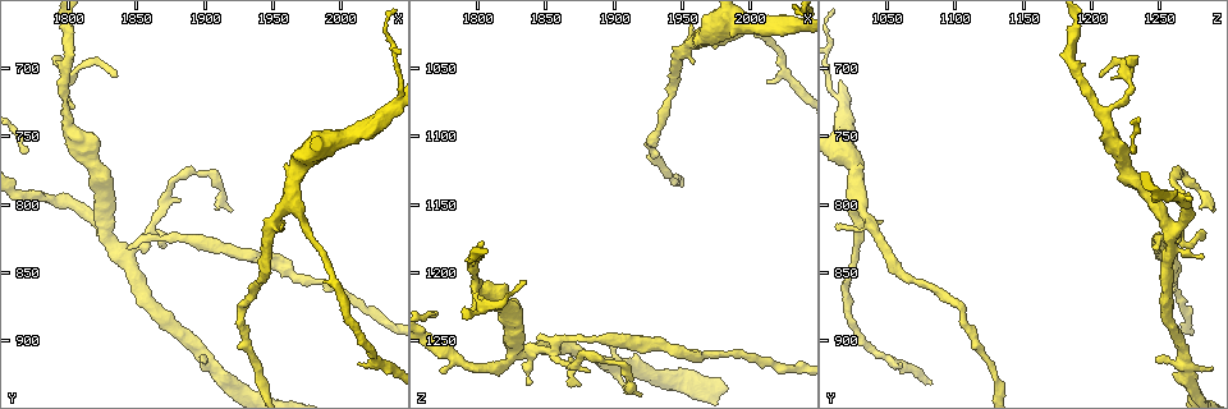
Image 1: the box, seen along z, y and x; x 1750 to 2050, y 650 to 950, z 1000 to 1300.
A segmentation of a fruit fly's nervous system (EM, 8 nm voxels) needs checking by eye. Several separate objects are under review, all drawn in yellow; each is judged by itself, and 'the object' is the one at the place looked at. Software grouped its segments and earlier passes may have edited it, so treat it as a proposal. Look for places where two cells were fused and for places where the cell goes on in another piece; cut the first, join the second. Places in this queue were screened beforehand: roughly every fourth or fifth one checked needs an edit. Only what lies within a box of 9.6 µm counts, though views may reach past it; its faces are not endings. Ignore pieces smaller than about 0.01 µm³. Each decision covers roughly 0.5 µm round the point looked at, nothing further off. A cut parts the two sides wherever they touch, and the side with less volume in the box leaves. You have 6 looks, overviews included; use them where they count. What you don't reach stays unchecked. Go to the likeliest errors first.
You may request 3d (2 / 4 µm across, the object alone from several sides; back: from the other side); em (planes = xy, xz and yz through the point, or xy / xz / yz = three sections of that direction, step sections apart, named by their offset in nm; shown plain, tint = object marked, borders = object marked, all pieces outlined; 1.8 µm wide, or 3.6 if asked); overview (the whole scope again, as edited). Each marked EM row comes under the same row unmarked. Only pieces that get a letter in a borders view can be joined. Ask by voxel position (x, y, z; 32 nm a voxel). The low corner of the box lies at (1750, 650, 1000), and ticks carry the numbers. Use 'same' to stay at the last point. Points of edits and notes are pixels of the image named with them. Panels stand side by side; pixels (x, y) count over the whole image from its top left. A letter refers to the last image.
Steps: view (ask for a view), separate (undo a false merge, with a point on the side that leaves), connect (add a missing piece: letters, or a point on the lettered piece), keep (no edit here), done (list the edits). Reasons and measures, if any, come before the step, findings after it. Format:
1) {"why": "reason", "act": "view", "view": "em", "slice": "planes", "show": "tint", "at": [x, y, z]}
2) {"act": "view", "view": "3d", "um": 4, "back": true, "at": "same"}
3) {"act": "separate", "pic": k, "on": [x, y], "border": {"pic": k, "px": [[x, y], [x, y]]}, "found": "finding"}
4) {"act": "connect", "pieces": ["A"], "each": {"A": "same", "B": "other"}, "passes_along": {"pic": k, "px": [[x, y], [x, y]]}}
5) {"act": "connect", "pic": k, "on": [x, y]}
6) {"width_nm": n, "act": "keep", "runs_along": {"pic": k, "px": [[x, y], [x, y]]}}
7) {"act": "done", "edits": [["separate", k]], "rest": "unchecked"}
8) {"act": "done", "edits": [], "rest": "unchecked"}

{"why": "a fork", "act": "view", "view": "em", "slice": "yz", "step": 4, "show": "borders", "at": [1858, 820, 1262]}

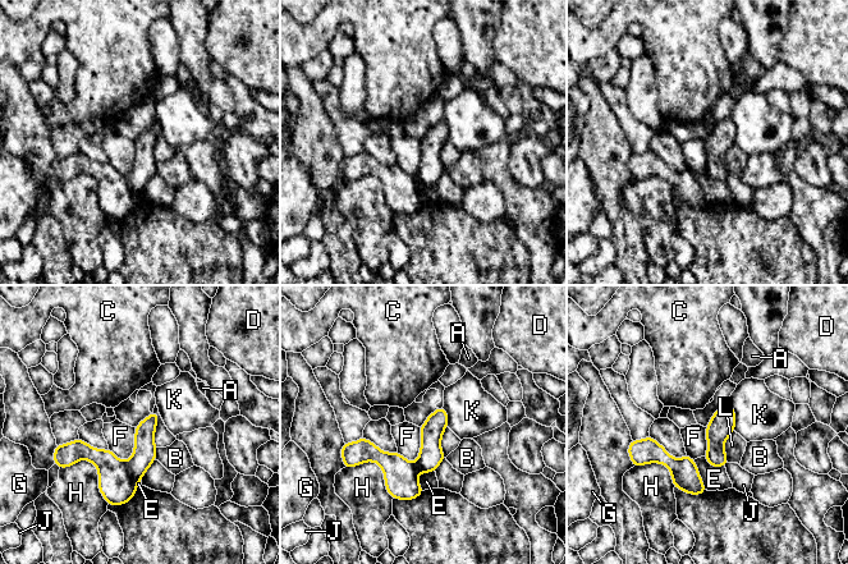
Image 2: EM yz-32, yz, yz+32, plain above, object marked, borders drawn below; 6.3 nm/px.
{"act": "view", "view": "em", "slice": "planes", "show": "borders", "at": "same"}

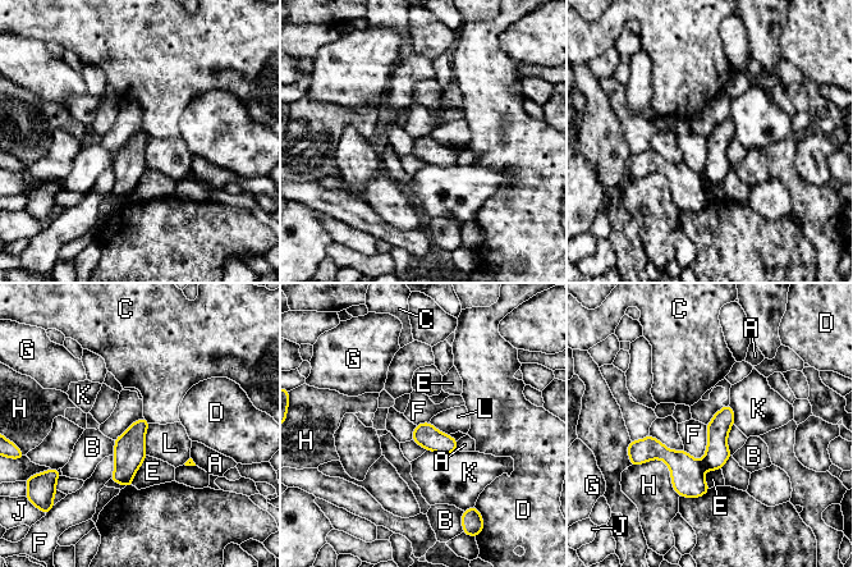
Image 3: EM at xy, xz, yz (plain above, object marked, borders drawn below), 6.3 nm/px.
{"act": "separate", "pic": 3, "on": [687, 475], "each": {"A": "other", "B": "other", "C": "other", "D": "other", "E": "other", "F": "other", "G": "other", "H": "other", "J": "other", "K": "other", "L": "other"}, "border": {"pic": 3, "px": [[698, 461], [704, 470]]}, "found": "a second cell is stuck on"}

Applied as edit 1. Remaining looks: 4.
{"why": "free end", "act": "view", "view": "3d", "um": 2, "back": true, "at": [1772, 796, 1276]}

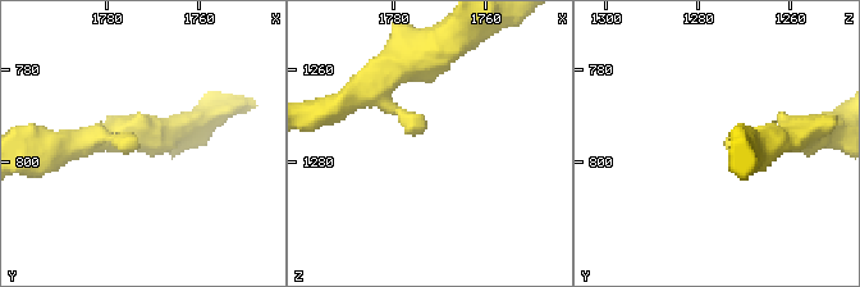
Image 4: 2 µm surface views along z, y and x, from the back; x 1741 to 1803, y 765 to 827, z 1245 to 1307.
{"arm_widths_nm": [200, 280], "act": "view", "view": "em", "slice": "xy", "step": 8, "show": "borders", "at": [1773, 795, 1274]}

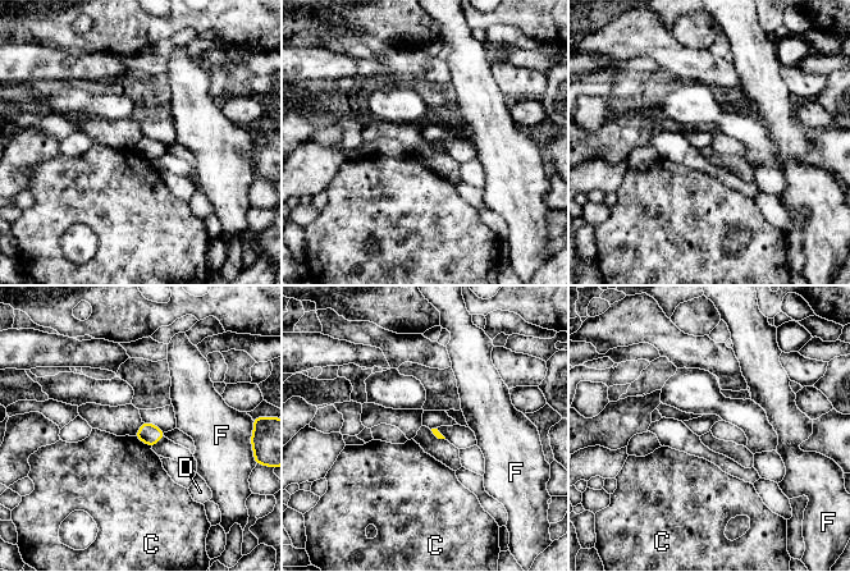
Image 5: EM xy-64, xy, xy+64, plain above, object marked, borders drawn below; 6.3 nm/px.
{"act": "keep", "each": {"C": "other", "D": "other", "F": "other"}, "border": {"pic": 5, "px": [[135, 436], [151, 447]]}, "found": "none of them fits"}

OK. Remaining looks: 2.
{"why": "branch stops here", "act": "view", "view": "3d", "um": 2, "at": [1902, 918, 1248]}

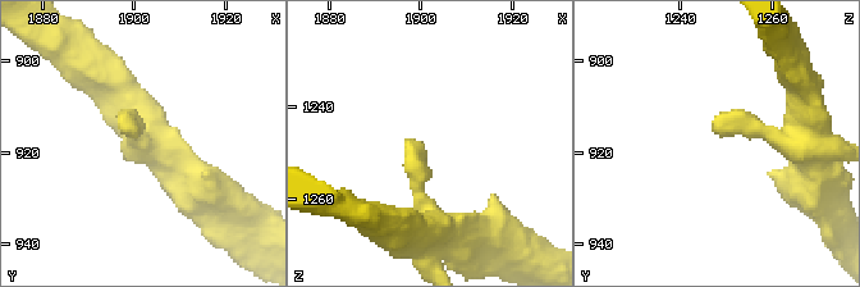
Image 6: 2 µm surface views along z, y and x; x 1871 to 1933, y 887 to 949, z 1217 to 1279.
{"why": "now the EM", "act": "view", "view": "em", "slice": "planes", "show": "borders", "at": [1901, 916, 1248]}

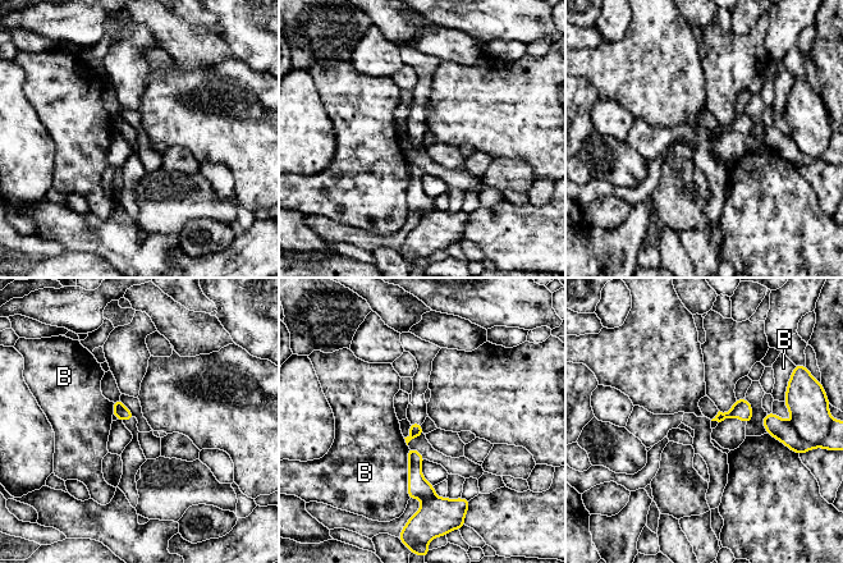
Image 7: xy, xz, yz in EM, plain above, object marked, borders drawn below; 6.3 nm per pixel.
{"act": "separate", "pic": 7, "on": [418, 488], "each": {"B": "other"}, "found": "a second cell is stuck on"}

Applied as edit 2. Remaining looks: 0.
{"act": "done", "edits": [["separate", 3], ["separate", 7]], "rest": "unchecked"}

